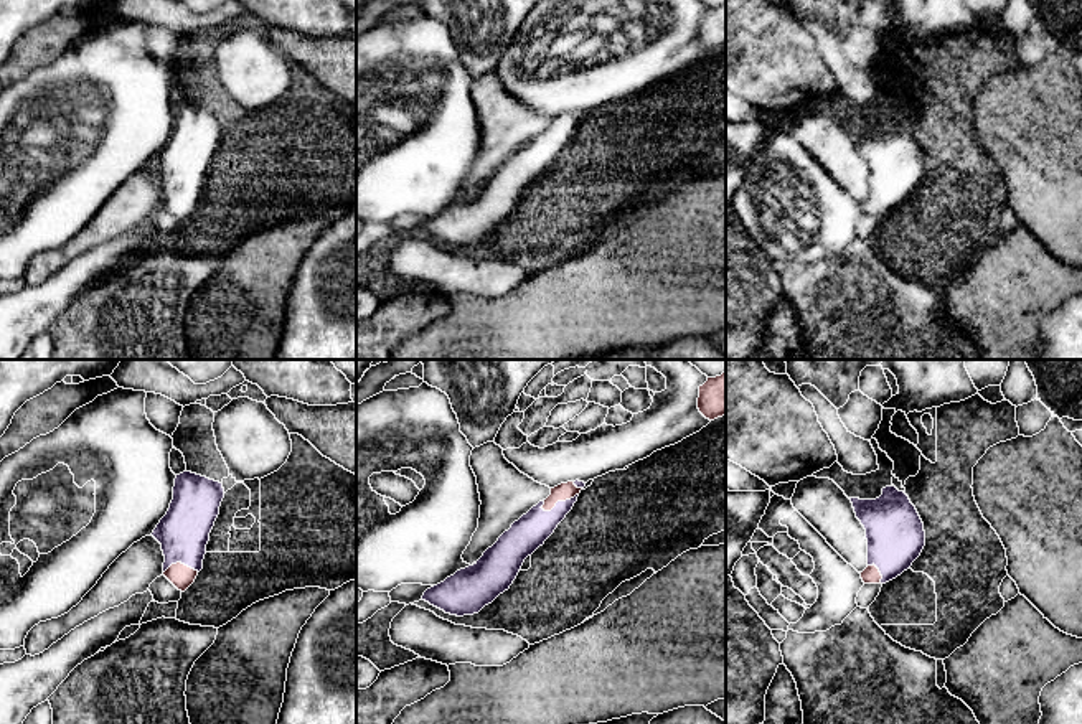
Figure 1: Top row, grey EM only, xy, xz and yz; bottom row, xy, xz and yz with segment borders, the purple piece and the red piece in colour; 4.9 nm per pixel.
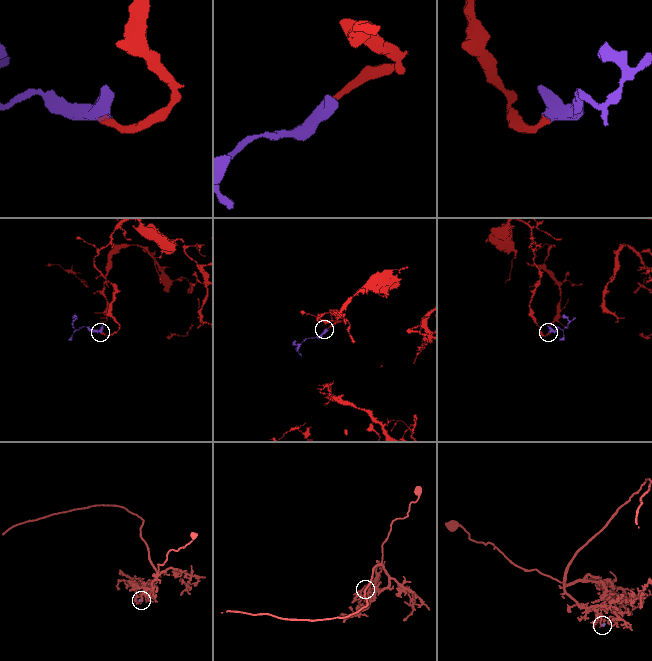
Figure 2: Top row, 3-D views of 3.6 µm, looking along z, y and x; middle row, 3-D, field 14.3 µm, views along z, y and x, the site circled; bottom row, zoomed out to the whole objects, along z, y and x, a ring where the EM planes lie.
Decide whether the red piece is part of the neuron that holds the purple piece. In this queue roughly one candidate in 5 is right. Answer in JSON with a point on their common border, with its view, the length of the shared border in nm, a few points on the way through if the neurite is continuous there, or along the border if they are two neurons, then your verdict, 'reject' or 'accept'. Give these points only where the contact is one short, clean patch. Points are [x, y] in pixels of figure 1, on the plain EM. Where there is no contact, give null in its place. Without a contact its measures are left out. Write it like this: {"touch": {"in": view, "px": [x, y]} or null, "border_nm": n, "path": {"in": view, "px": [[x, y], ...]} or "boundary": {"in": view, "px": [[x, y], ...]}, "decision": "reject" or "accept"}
{"touch": {"in": "xz", "px": [558, 132]}, "border_nm": 200, "path": {"in": "xz", "px": [[531, 160], [558, 132], [563, 122]]}, "decision": "accept"}

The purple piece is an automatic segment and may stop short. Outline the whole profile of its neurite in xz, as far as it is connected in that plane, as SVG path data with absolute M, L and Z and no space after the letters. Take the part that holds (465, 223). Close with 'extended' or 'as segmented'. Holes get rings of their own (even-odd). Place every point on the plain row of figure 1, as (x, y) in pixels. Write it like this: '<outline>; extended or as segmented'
M576 110L551 119L551 125L515 152L473 196L427 219L422 231L457 247L478 244L510 219L525 190L554 163L584 117Z; extended

